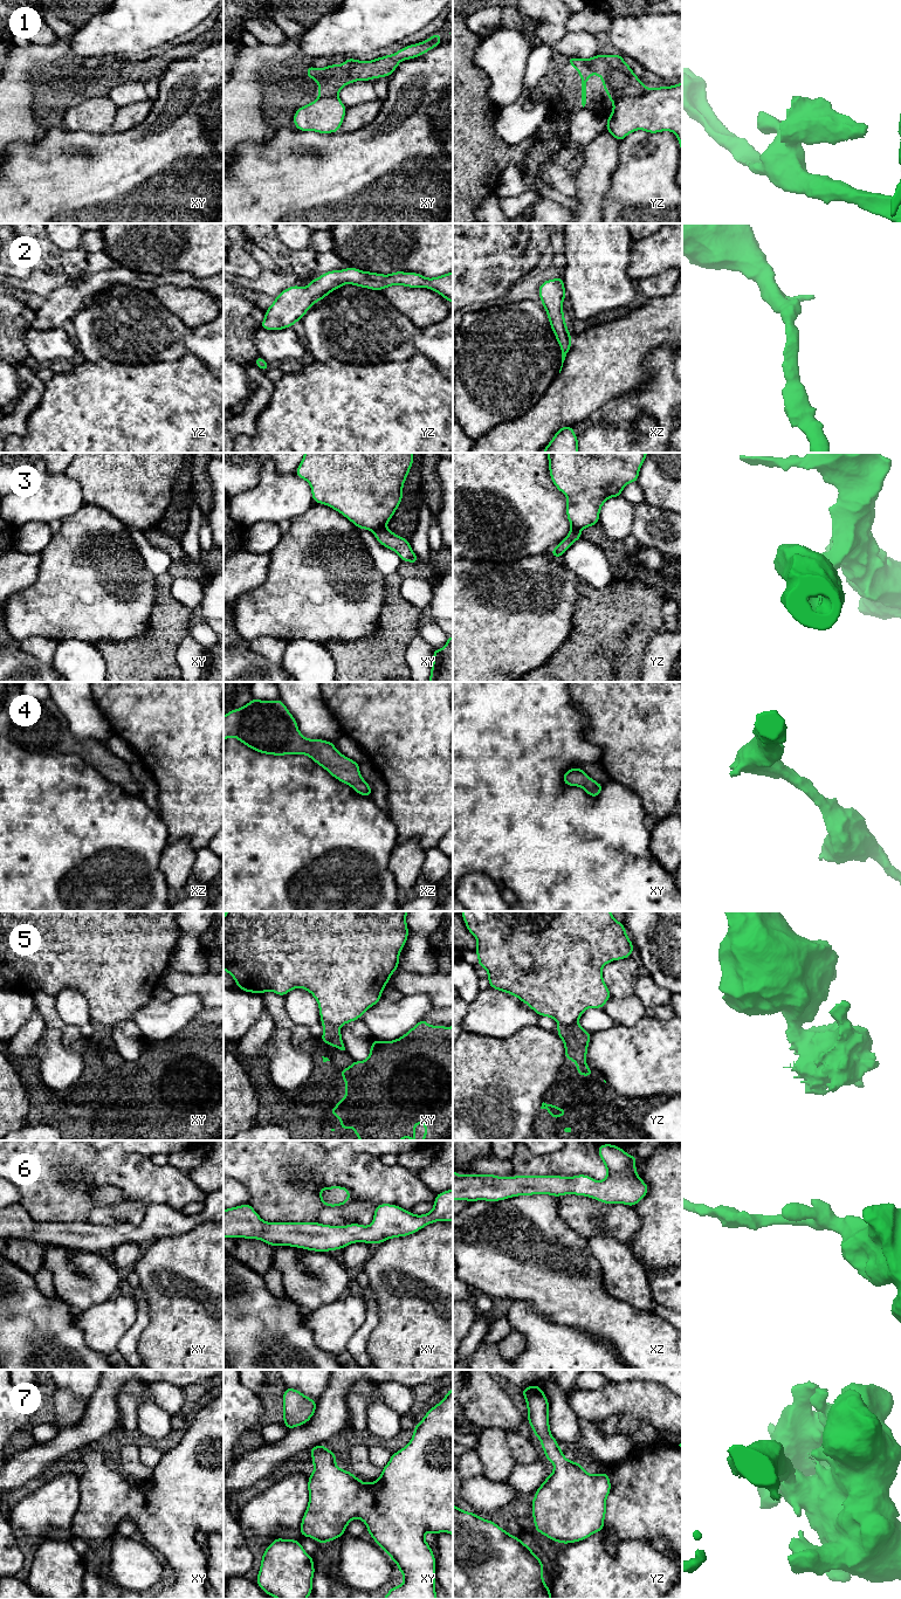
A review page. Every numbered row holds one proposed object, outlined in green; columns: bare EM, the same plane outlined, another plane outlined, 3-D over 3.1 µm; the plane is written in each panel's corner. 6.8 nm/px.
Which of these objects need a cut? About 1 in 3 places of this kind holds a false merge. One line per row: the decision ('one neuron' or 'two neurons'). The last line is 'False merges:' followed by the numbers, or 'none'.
1: two neurons
2: one neuron
3: two neurons
4: one neuron
5: two neurons
6: one neuron
7: one neuron
False merges: 1, 3, 5

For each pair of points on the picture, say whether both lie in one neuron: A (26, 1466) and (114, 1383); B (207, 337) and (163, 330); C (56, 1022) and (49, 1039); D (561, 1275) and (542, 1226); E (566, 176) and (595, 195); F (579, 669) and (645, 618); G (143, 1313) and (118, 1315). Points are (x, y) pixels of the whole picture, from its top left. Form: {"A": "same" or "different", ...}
{"A": "same", "B": "same", "C": "different", "D": "same", "E": "different", "F": "same", "G": "different"}

